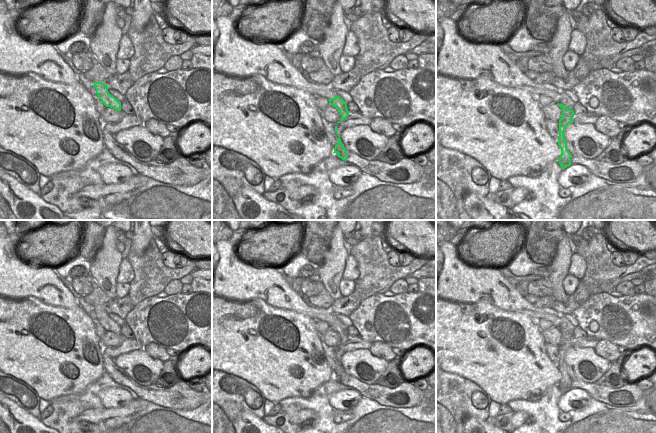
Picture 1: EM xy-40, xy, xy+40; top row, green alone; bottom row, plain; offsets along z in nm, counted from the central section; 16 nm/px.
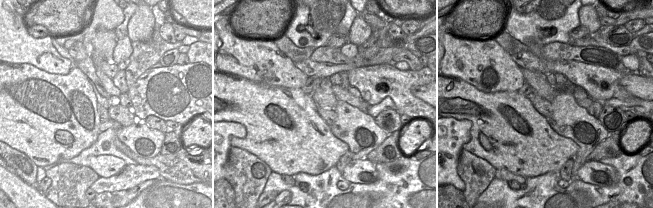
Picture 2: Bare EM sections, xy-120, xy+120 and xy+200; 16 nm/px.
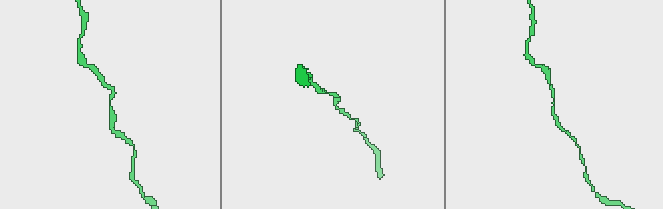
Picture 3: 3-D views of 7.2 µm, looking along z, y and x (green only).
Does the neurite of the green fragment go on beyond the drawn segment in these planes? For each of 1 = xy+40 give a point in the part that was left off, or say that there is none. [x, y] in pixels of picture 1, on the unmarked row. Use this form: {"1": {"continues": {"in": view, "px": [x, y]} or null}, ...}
{"1": {"continues": null}}

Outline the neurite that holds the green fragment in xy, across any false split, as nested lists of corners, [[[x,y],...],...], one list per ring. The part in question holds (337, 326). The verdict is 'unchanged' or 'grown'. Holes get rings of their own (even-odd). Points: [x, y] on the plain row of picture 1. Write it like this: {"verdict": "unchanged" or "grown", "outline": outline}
{"verdict": "unchanged", "outline": [[[335,320],[334,322],[329,323],[328,325],[330,329],[339,334],[341,339],[340,345],[343,345],[349,340],[350,336],[348,335],[347,332],[347,326],[344,325],[342,322],[340,322],[339,320]]]}

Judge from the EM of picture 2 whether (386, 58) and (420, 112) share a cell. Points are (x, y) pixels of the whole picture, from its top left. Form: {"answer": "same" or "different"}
{"answer": "different"}

